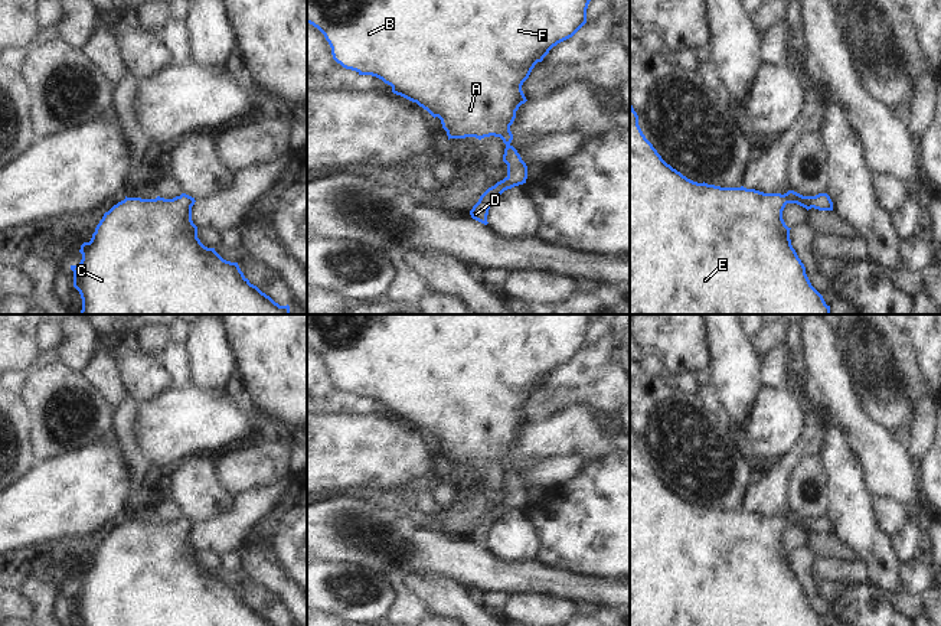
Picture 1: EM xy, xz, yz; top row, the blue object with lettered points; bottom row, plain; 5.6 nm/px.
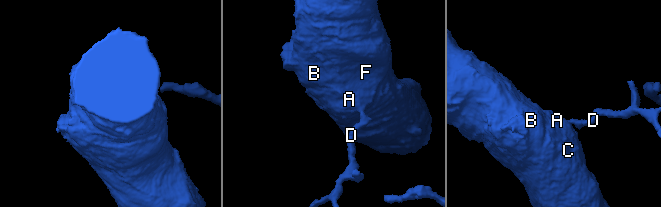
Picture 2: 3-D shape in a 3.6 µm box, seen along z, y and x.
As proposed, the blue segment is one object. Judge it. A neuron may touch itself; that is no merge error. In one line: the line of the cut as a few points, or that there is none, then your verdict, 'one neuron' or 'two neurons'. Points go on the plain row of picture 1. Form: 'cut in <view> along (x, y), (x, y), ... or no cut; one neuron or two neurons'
no cut; one neuron

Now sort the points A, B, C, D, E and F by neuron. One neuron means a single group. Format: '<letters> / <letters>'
A B C D E F

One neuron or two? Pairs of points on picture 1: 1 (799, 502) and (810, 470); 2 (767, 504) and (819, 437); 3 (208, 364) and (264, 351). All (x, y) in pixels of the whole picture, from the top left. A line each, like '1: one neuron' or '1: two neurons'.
1: one neuron
2: one neuron
3: two neurons

